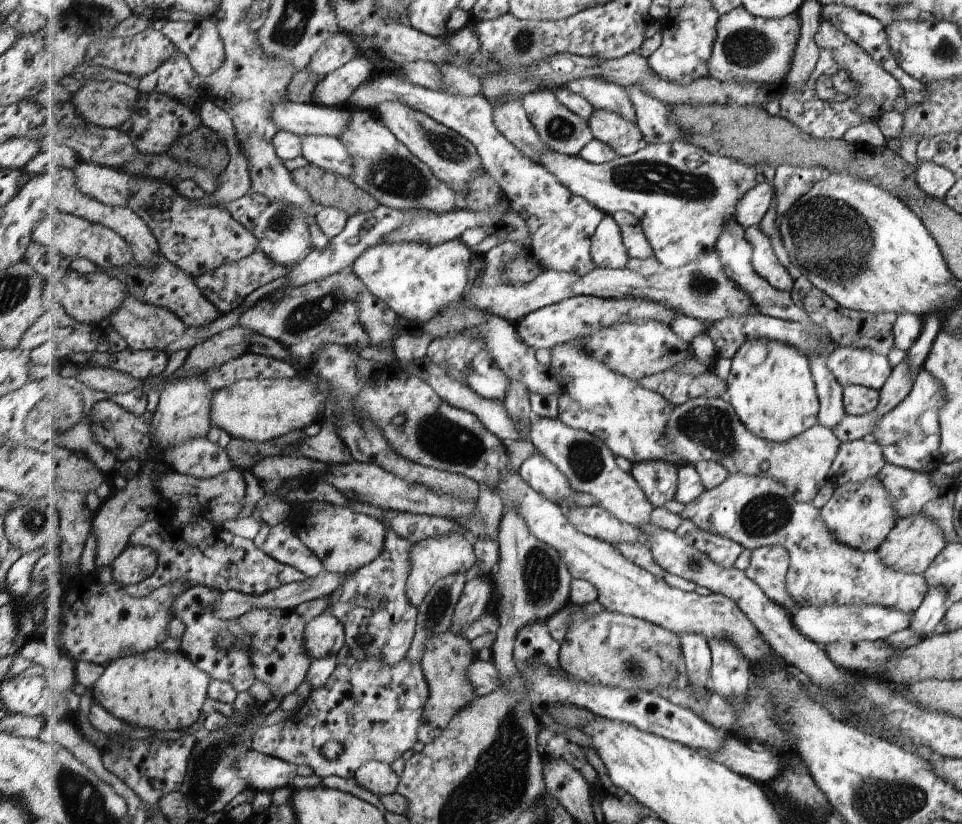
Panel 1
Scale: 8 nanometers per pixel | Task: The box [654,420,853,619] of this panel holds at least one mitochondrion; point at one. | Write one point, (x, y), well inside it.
(766, 514)

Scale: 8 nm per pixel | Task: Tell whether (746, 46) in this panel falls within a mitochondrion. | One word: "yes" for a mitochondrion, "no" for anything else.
yes

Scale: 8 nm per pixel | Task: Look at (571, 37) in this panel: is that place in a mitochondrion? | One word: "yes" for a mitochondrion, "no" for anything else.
no

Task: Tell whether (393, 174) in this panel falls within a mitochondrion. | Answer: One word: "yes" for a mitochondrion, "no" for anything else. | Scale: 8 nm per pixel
yes

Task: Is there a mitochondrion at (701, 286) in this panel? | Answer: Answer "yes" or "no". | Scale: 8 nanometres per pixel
yes

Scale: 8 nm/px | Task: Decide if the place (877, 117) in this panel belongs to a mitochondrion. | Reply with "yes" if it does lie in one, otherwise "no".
no

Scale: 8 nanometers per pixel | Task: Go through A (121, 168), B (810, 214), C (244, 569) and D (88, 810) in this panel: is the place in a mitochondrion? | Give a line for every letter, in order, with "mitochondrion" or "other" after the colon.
A: other
B: mitochondrion
C: mitochondrion
D: mitochondrion

